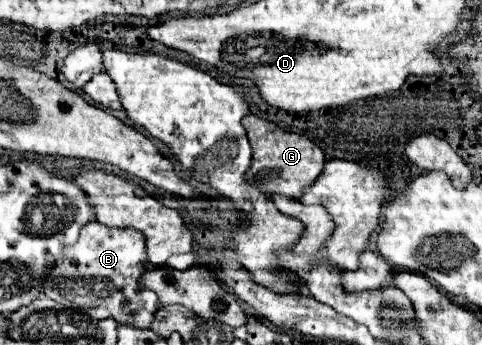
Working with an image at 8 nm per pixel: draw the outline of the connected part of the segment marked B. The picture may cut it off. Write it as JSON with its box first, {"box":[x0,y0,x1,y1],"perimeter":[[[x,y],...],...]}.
{"box":[43,220,159,328],"perimeter":[[[89,220],[75,244],[65,246],[57,264],[43,278],[43,292],[67,308],[79,310],[95,320],[115,318],[119,324],[149,328],[153,314],[159,310],[155,292],[139,288],[139,274],[145,262],[145,240],[133,228],[107,228],[97,220]]]}

